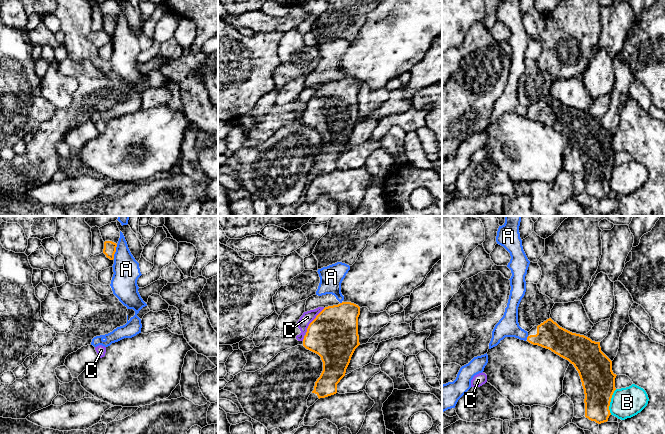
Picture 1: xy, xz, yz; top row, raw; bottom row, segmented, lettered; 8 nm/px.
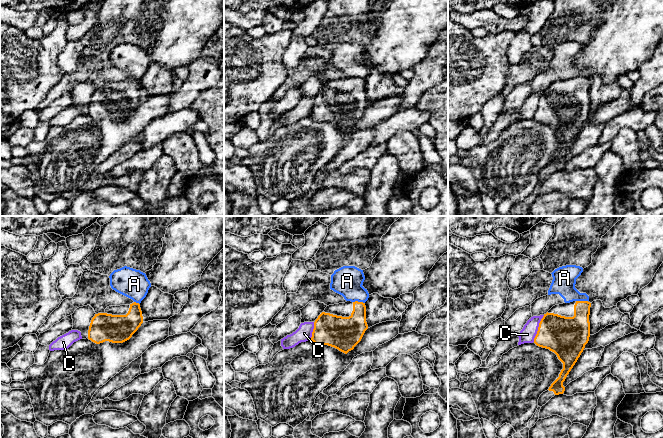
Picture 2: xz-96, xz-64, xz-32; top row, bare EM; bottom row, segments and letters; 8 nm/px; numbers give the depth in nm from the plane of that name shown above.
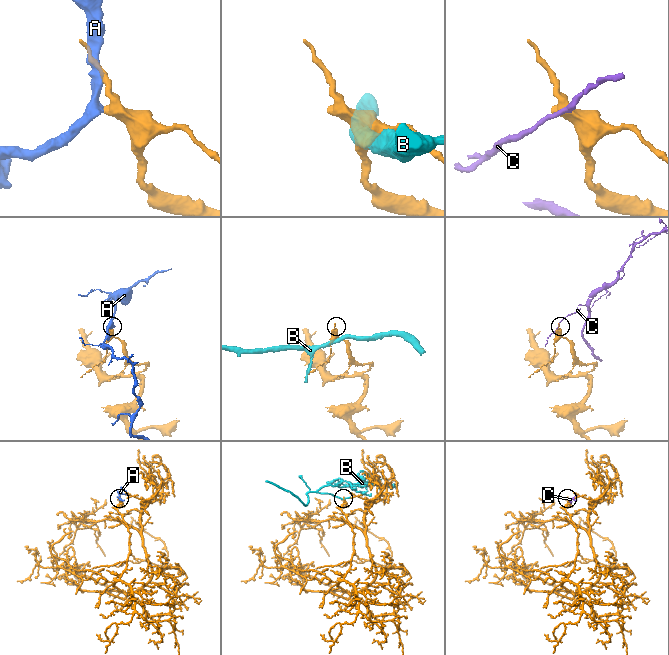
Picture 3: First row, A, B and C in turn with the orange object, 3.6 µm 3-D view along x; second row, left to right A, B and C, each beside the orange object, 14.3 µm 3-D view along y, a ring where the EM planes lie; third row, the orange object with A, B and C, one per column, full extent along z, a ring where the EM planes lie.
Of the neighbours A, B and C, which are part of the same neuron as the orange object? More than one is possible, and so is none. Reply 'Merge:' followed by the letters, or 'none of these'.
Merge: none of these

